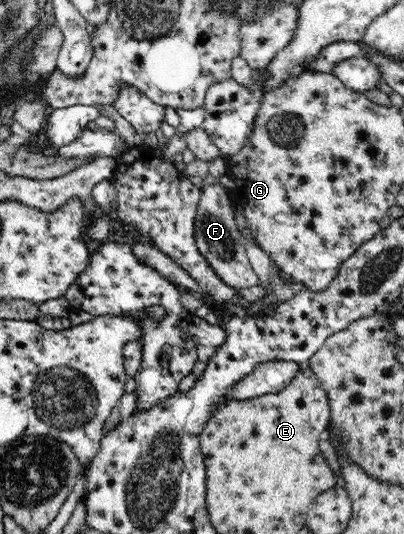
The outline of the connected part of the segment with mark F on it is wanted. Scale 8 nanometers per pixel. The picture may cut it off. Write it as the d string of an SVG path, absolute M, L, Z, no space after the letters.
M213 184L201 189L201 197L194 219L194 231L198 252L225 284L236 289L260 284L260 278L246 256L243 239L237 229L231 197L226 193L224 186Z

